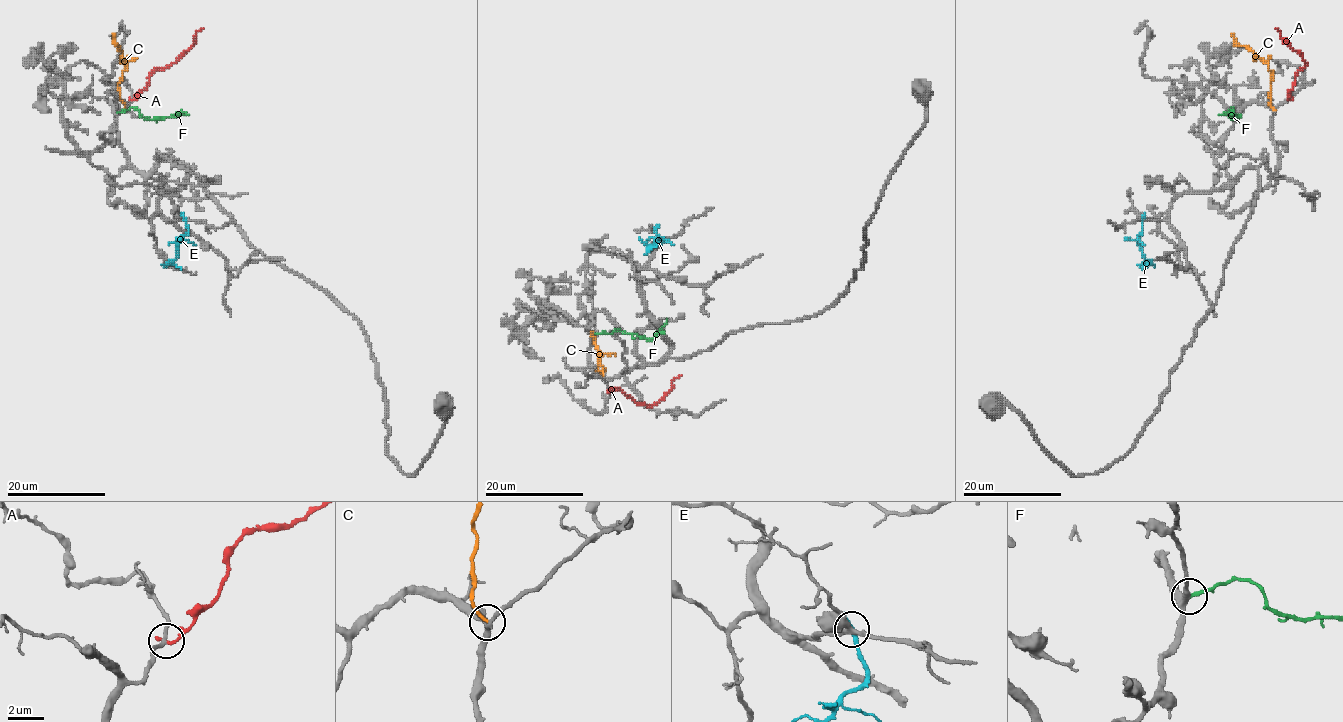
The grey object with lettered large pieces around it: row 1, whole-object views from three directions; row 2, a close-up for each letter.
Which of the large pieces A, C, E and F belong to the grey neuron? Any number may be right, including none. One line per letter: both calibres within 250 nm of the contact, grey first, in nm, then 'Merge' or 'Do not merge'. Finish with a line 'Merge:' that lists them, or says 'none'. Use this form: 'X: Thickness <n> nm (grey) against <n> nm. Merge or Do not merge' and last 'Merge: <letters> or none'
A: Thickness 200 nm (grey) against 200 nm. Do not merge
C: Thickness 200 nm (grey) against 180 nm. Do not merge
E: Thickness 320 nm (grey) against 320 nm. Do not merge
F: Thickness 320 nm (grey) against 200 nm. Merge
Merge: F

